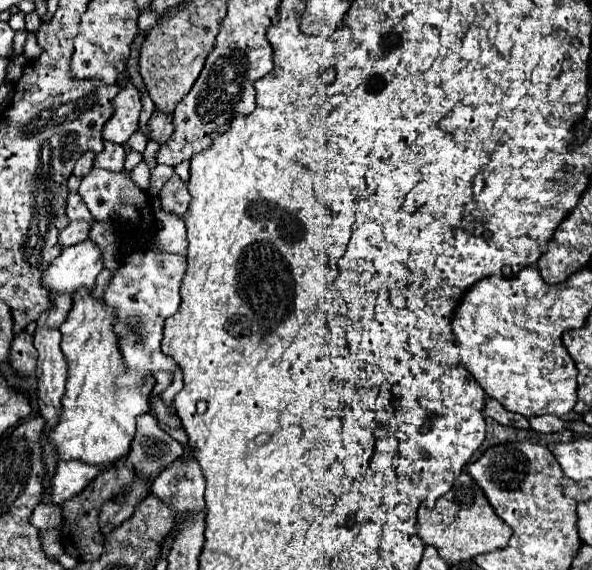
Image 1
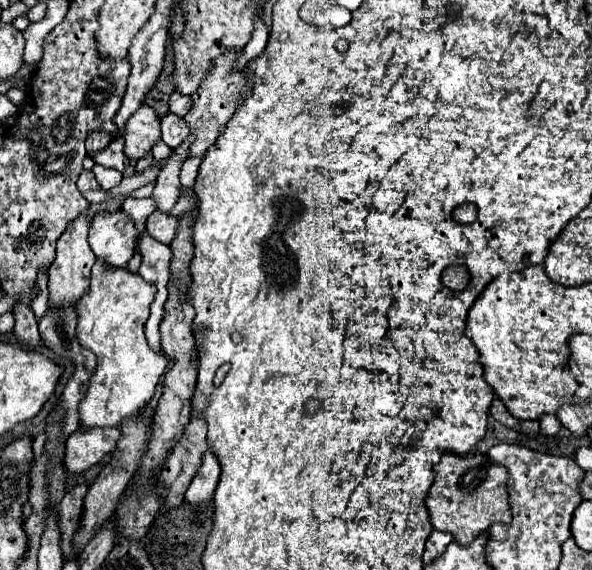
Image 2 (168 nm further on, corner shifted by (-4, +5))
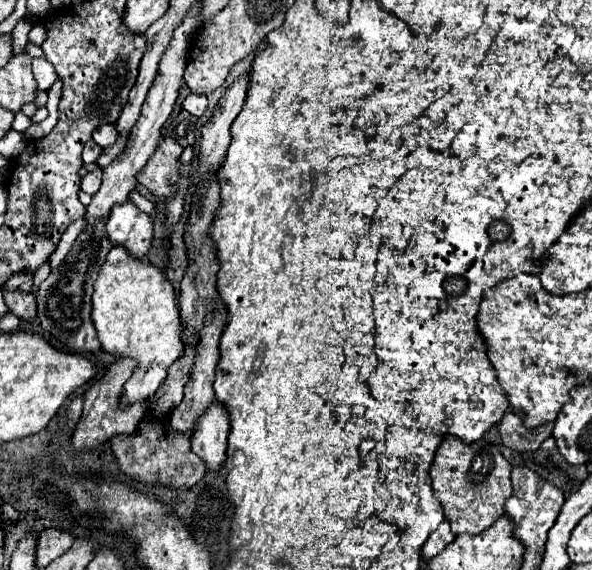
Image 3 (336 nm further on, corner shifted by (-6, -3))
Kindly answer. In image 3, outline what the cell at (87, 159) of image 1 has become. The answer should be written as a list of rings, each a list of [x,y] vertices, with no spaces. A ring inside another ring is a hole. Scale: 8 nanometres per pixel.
[[[108,123],[108,125],[100,125],[100,129],[96,129],[96,133],[92,133],[92,139],[94,139],[100,147],[114,145],[116,139],[118,139],[116,127],[114,127],[112,123]]]

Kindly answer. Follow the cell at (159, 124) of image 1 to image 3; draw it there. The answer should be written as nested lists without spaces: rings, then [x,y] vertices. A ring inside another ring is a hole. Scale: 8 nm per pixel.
[[[190,93],[186,99],[184,99],[184,105],[182,105],[188,113],[192,113],[194,117],[200,117],[204,111],[206,111],[206,107],[208,107],[208,99],[206,99],[206,95],[194,95],[194,93]]]

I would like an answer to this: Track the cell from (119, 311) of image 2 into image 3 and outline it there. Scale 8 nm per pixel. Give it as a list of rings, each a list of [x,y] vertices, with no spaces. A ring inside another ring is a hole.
[[[122,245],[112,247],[94,283],[92,321],[104,351],[138,361],[138,369],[124,385],[124,403],[152,397],[166,381],[170,365],[184,351],[184,325],[176,305],[176,291],[164,271],[132,257]]]

